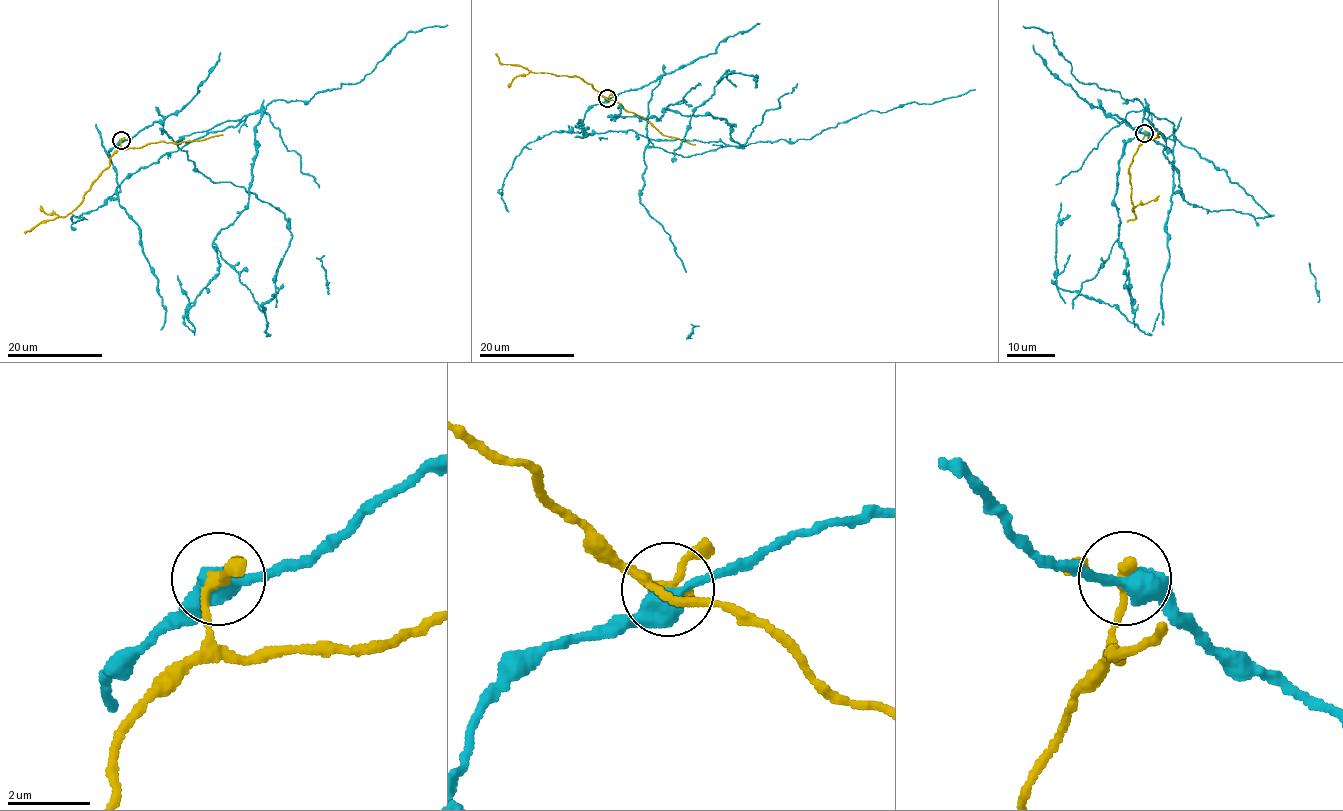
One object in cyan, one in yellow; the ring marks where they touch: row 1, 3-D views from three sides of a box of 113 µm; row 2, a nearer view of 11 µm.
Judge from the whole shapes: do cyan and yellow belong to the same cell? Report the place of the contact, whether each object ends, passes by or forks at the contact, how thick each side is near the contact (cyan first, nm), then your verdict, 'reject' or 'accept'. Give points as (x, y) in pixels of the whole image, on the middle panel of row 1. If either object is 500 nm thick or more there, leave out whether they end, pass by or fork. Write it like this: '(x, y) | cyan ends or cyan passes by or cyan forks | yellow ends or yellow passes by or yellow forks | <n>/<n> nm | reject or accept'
(607, 98) | cyan passes by | yellow passes by | 480/220 nm | reject

